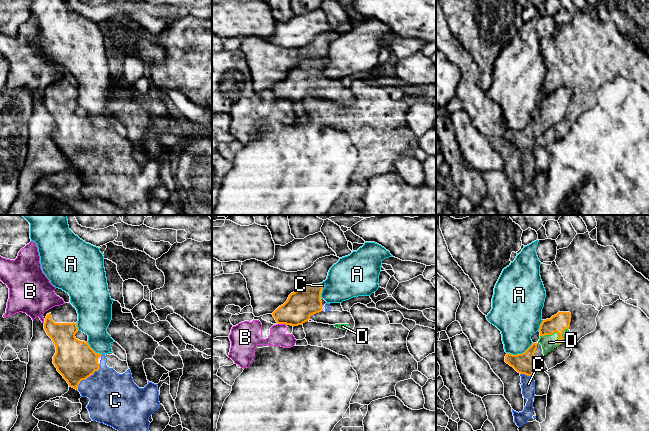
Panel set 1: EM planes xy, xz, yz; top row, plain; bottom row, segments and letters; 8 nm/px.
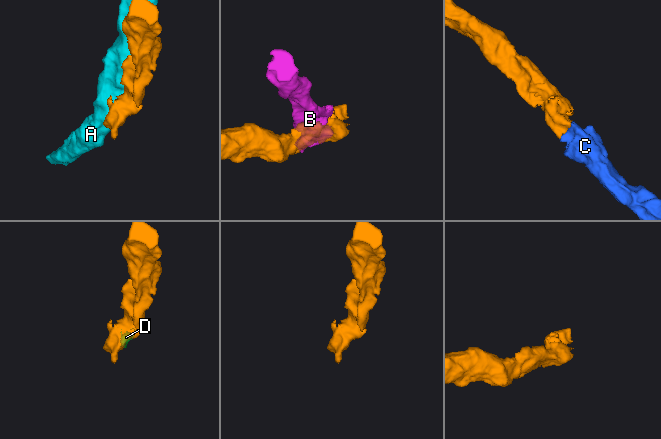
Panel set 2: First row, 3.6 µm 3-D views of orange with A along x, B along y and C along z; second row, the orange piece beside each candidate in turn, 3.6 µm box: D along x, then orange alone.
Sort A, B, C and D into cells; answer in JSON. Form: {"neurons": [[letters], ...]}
{"neurons": [["A"], ["B"], ["C", "D"]]}

